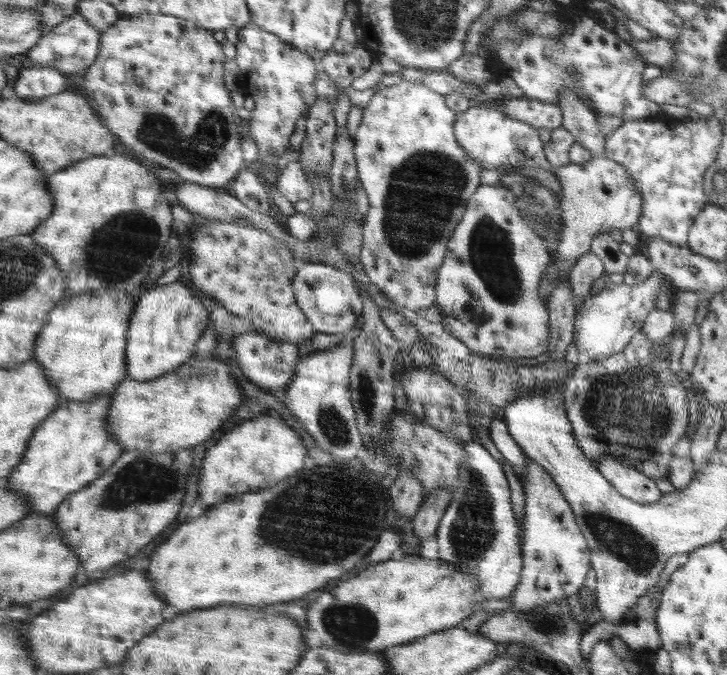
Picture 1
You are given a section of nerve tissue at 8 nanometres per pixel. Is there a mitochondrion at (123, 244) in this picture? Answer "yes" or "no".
yes

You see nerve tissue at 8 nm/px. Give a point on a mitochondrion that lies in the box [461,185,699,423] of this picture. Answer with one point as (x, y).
(491, 255)

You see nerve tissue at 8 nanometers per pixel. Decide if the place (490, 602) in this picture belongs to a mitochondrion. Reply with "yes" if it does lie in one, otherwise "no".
no

